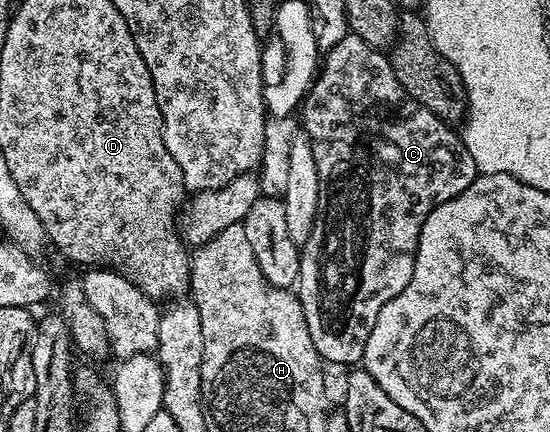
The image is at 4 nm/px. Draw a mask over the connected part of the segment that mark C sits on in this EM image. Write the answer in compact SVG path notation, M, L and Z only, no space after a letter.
M348 35L342 37L336 45L331 49L326 50L325 56L321 61L321 68L318 70L318 74L311 84L311 88L308 90L305 100L301 105L301 114L303 113L303 123L301 119L301 129L305 134L308 141L311 143L311 150L313 151L313 159L317 163L317 175L319 176L319 187L321 190L321 229L327 232L327 262L323 265L323 298L319 301L319 318L310 322L311 338L313 339L313 347L318 351L320 358L324 362L332 361L335 365L347 365L346 367L355 367L362 362L363 352L365 351L365 343L369 339L369 335L373 331L373 323L377 323L377 315L381 315L381 307L385 307L385 303L389 303L397 295L401 295L401 291L405 291L405 287L409 283L409 279L413 279L413 267L415 266L415 256L419 250L419 236L421 235L421 227L425 223L425 219L435 210L435 208L441 203L445 203L449 199L453 199L457 195L461 195L465 191L465 187L469 187L475 182L477 176L477 170L473 163L473 155L469 155L467 145L463 142L462 136L458 132L455 133L450 124L441 120L433 111L429 111L424 105L419 103L417 99L411 98L405 91L405 87L398 82L397 75L394 74L394 69L391 66L388 54L386 52L375 49L370 46L365 39L356 35Z

